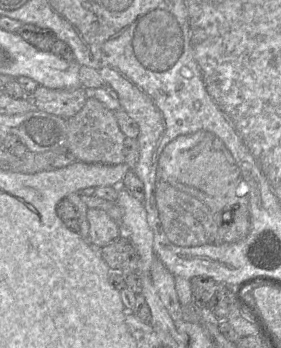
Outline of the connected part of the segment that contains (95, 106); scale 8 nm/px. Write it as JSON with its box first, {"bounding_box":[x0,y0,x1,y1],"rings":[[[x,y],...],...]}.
{"bounding_box":[66,93,125,165],"rings":[[[90,93],[84,107],[76,115],[67,119],[66,149],[80,162],[105,165],[124,163],[125,138],[114,112],[90,96]]]}

